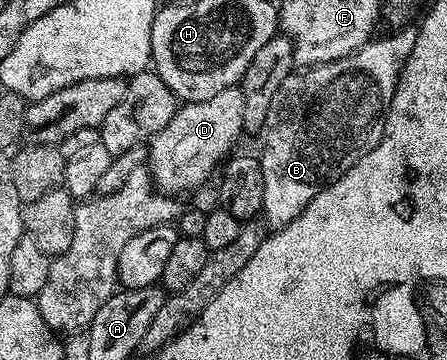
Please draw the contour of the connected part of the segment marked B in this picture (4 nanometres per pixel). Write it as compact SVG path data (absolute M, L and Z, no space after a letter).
M400 27L389 37L379 37L350 55L289 73L286 79L282 79L282 87L278 87L274 99L270 99L270 111L264 124L264 150L259 150L258 156L264 184L262 217L272 224L273 230L302 215L302 211L323 189L346 175L346 171L350 171L362 155L374 151L384 138L384 118L388 115L388 105L396 90L400 68L406 63L410 51L414 51L416 29Z

